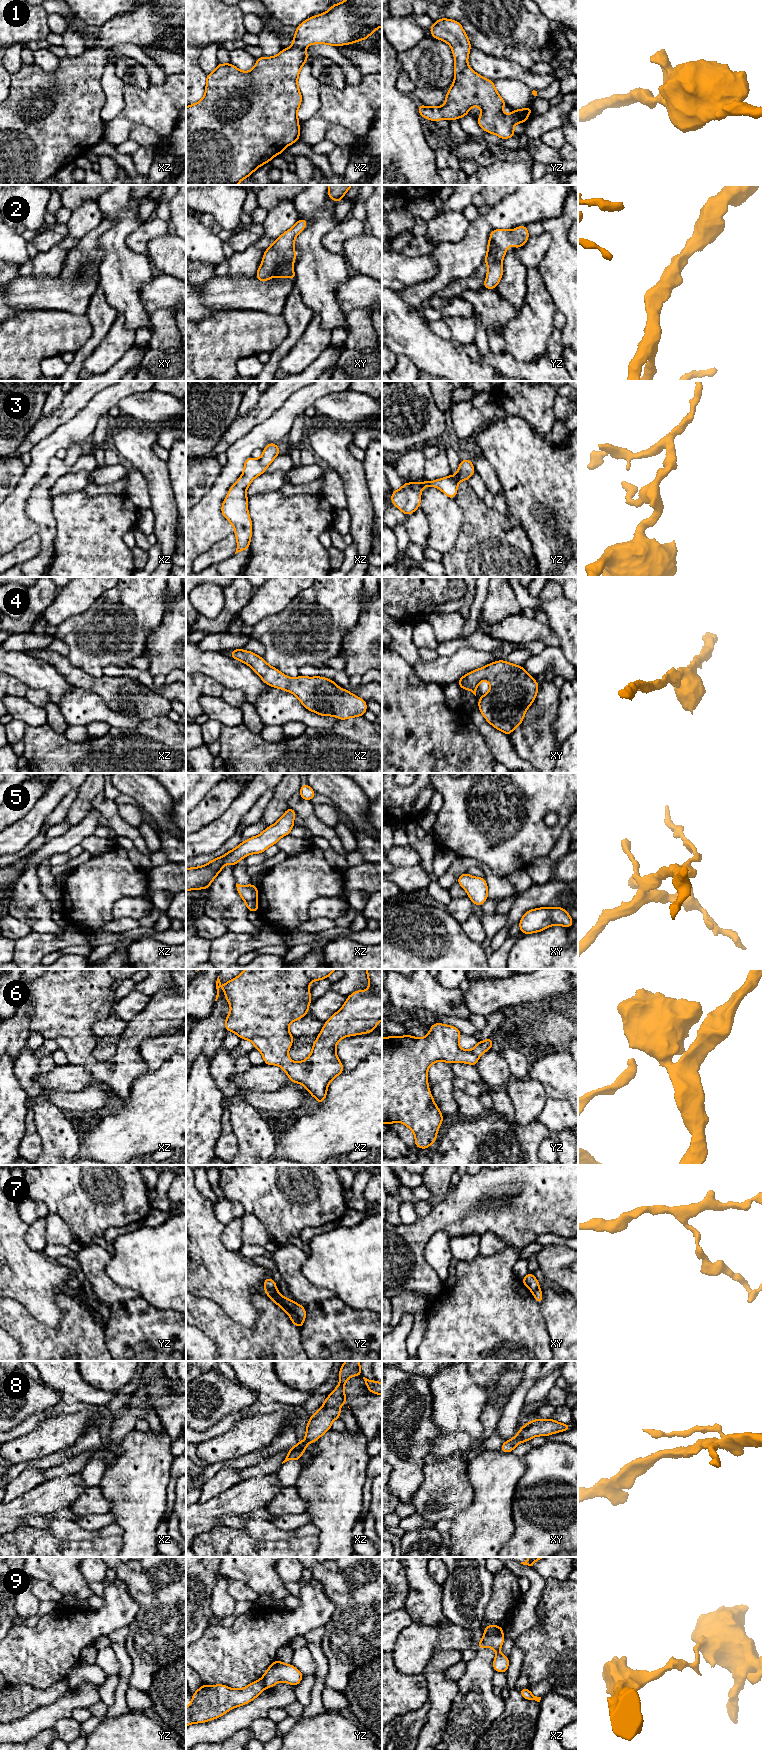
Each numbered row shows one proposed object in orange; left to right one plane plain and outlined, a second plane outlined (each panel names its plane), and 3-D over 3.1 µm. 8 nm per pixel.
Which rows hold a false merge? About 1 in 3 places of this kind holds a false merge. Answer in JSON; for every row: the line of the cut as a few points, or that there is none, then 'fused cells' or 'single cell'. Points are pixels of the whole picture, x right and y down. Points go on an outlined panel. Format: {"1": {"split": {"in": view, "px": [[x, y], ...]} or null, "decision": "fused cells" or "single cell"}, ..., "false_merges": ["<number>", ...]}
{"1": {"split": null, "decision": "single cell"}, "2": {"split": null, "decision": "single cell"}, "3": {"split": null, "decision": "single cell"}, "4": {"split": null, "decision": "single cell"}, "5": {"split": null, "decision": "single cell"}, "6": {"split": null, "decision": "single cell"}, "7": {"split": {"in": "yz", "px": [[276, 1289], [267, 1289], [265, 1291]]}, "decision": "fused cells"}, "8": {"split": null, "decision": "single cell"}, "9": {"split": {"in": "xz", "px": [[502, 1633], [485, 1635]]}, "decision": "fused cells"}, "false_merges": ["7", "9"]}

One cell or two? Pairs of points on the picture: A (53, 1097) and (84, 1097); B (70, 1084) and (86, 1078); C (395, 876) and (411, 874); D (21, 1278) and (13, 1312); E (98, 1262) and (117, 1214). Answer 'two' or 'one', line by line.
A: one
B: one
C: one
D: two
E: two

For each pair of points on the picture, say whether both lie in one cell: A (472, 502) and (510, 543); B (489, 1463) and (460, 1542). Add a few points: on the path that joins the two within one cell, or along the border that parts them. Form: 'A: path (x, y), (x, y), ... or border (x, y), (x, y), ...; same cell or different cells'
A: path (479, 512), (500, 533); same cell
B: path (489, 1483), (489, 1513), (480, 1522); same cell

